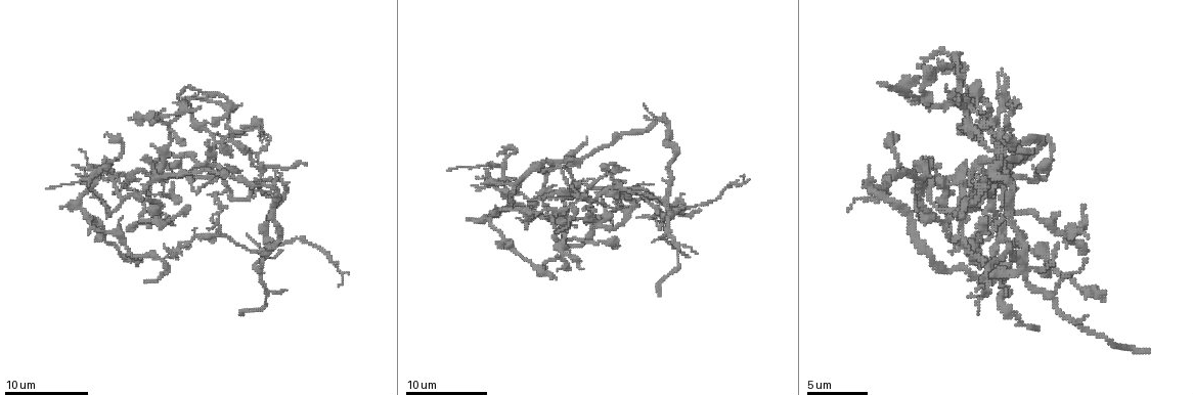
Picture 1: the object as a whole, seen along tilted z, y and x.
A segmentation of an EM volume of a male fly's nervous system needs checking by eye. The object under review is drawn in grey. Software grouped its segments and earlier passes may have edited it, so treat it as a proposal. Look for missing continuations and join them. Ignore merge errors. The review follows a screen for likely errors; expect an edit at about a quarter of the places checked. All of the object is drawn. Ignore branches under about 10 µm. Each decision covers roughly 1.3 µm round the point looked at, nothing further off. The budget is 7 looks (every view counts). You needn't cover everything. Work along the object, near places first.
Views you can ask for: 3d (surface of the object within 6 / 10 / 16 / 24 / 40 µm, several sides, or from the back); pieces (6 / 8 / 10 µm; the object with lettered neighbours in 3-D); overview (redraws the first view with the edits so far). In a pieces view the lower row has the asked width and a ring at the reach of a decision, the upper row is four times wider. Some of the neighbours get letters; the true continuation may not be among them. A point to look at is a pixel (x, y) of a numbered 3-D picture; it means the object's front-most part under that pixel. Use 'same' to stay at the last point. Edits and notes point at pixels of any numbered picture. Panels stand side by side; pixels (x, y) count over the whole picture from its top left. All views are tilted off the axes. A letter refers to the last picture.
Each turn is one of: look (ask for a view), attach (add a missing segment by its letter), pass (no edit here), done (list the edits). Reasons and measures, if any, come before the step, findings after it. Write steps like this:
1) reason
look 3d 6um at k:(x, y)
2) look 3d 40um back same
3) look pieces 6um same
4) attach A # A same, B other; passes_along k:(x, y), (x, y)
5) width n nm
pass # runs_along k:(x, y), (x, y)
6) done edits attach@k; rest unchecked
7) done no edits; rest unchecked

free end
look pieces 10um at 1:(959, 131)

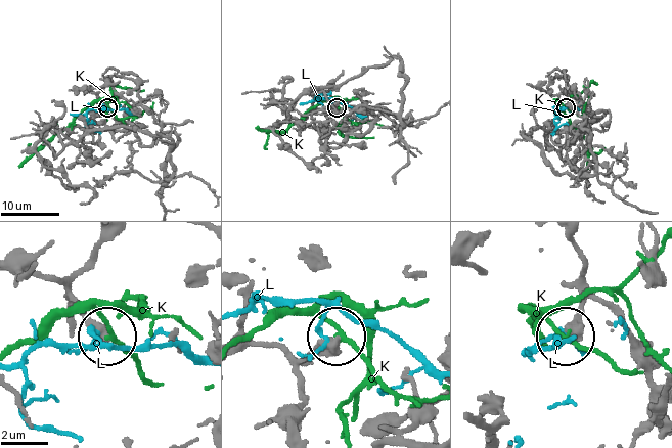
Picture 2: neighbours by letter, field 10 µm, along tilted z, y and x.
width 440 nm
pass # K other, L other; no lettered segment goes on from it

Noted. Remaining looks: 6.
free end
look 3d 10um at 1:(1148, 351)

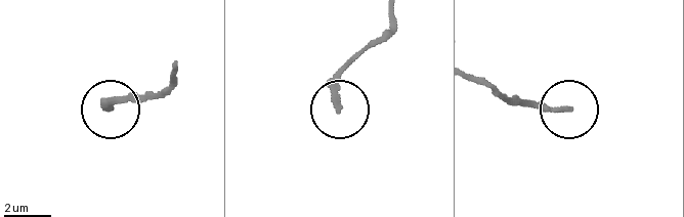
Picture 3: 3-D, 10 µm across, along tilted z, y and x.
look pieces 6um at 3:(567, 109)

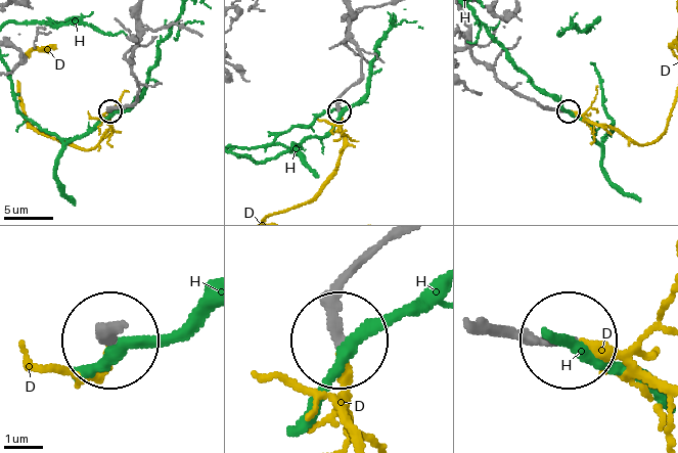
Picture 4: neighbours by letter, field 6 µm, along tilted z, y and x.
attach D # D same, H other; passes_along 4:(545, 105), (582, 114), (639, 143), (652, 142), (665, 127); it goes on there

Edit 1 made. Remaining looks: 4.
an open end
look 3d 10um at 1:(555, 279)

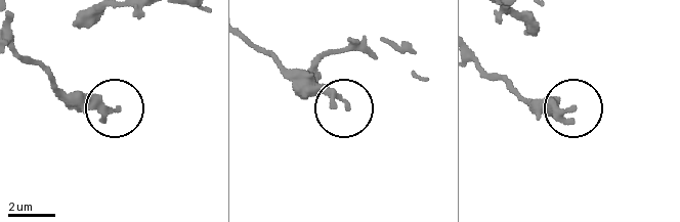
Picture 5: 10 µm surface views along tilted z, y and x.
look pieces 8um at 5:(572, 109)

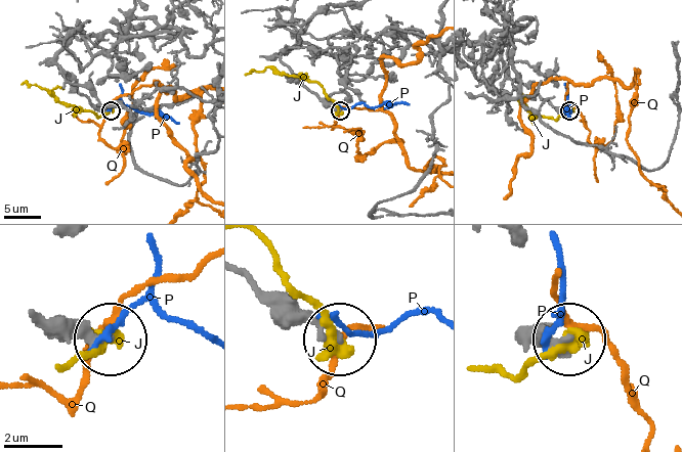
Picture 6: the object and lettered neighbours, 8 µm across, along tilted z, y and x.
width 220 nm
pass # J other, P other, Q other; none of them fits

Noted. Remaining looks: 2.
done edits attach@4; rest unchecked

